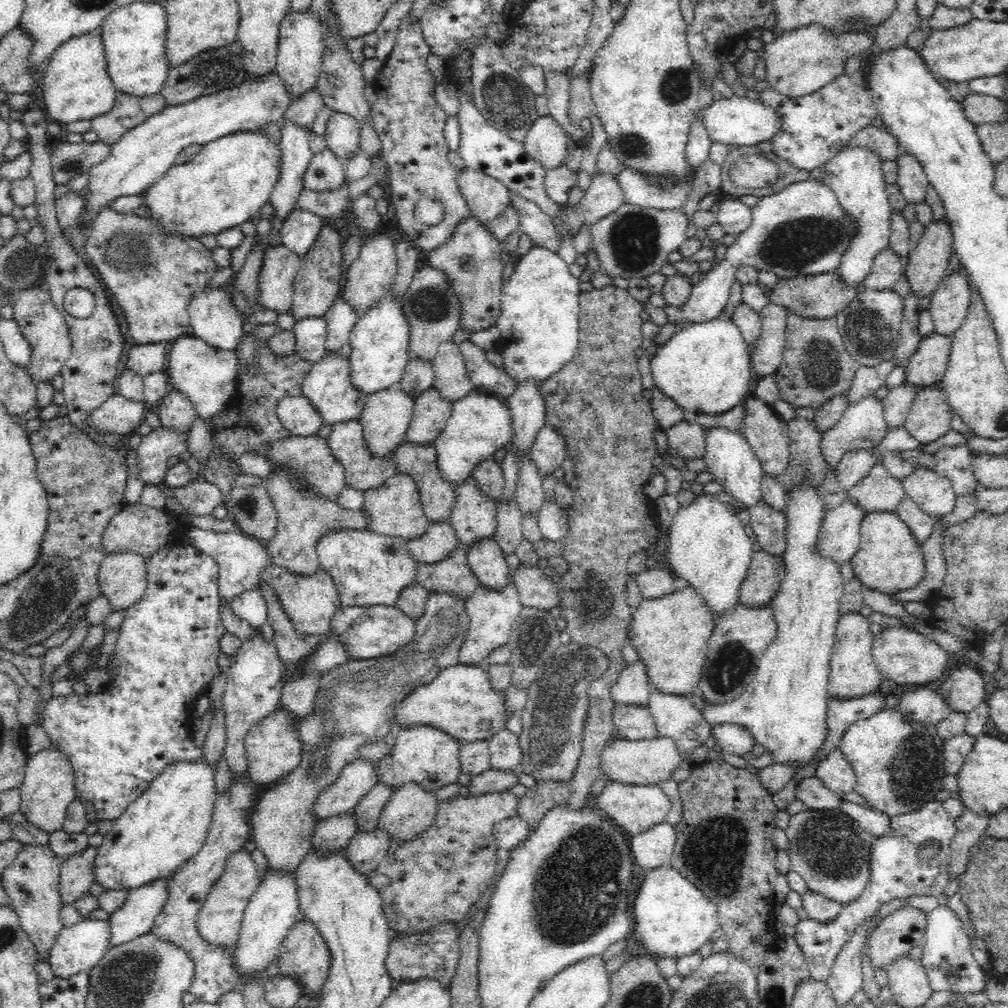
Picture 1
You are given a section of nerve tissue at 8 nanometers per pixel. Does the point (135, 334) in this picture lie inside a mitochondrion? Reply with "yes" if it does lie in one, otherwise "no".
no

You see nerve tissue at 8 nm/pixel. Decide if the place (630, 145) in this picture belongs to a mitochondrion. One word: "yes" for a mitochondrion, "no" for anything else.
yes

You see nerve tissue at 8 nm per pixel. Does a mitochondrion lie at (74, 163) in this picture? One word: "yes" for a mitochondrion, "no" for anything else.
yes

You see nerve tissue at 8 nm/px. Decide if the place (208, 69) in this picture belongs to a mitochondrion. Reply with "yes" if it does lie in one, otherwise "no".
yes

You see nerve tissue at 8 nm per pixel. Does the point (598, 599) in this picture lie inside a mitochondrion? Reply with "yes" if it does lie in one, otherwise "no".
yes

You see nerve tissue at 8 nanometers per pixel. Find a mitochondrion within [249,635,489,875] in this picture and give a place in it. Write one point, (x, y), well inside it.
(317, 769)

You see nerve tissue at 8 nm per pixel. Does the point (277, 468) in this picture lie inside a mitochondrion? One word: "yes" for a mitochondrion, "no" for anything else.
no

